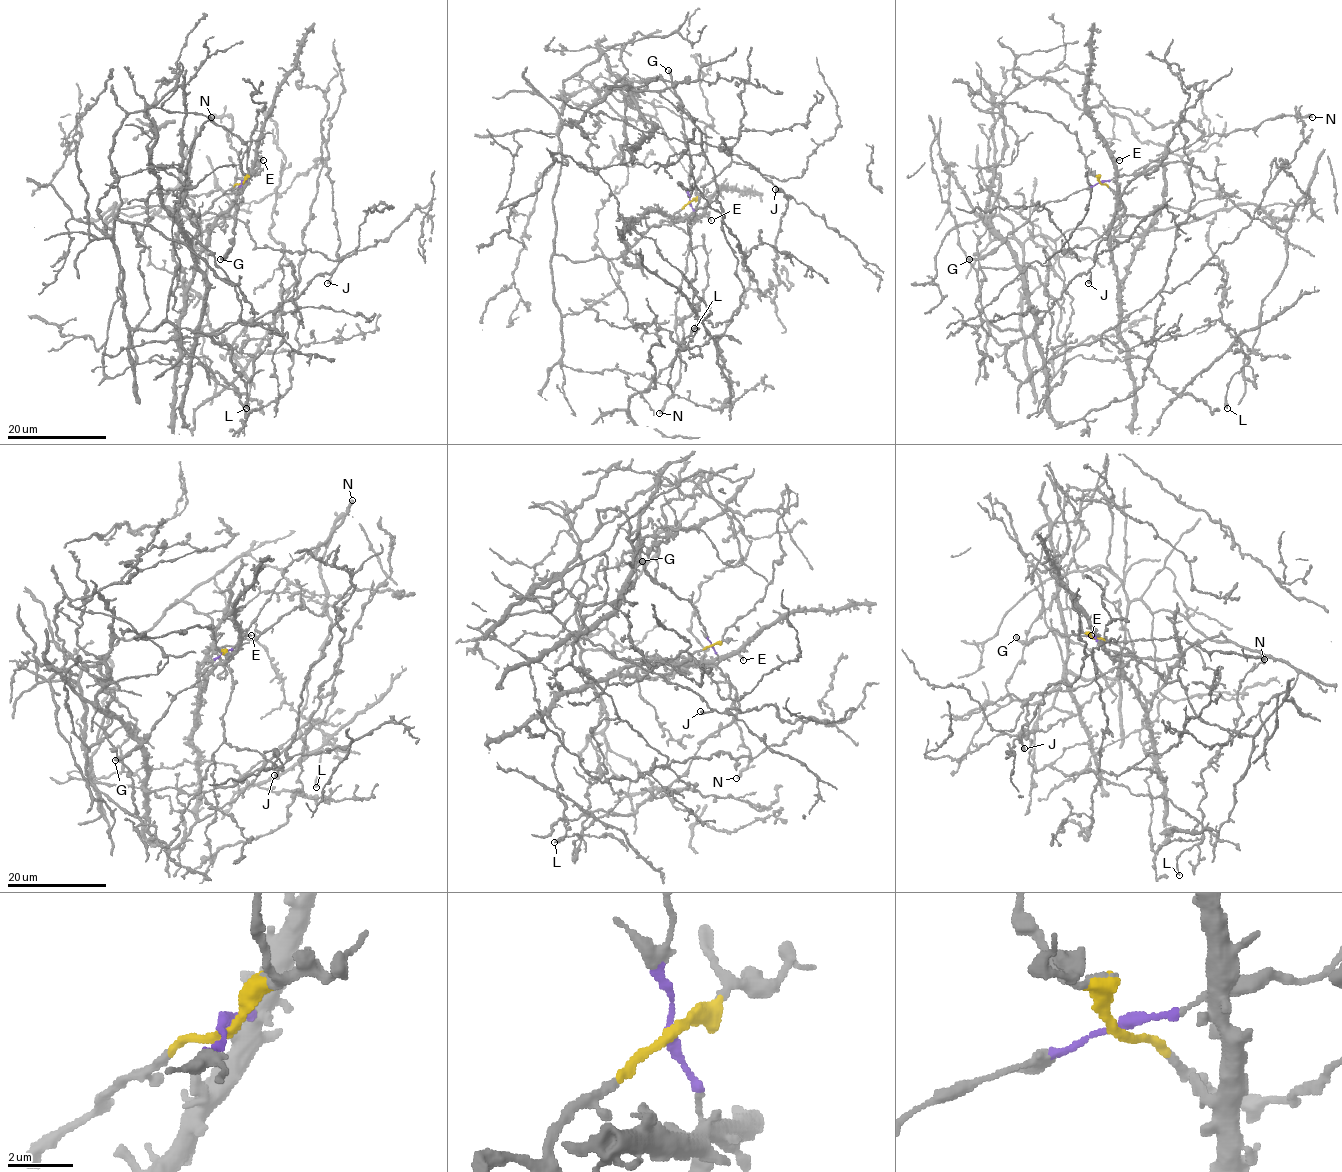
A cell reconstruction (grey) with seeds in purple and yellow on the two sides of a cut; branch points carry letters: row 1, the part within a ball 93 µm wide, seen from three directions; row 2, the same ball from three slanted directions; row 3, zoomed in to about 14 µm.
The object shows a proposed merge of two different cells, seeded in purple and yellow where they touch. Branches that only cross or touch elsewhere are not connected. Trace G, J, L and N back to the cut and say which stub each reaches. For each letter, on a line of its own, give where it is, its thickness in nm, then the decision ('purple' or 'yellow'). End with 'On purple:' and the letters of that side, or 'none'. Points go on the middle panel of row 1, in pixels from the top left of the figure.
G: at (668, 70); 400 nm thick; purple
J: at (775, 189); 440 nm thick; yellow
L: at (694, 328); 360 nm thick; yellow
N: at (659, 413); 400 nm thick; purple
On purple: G, N

